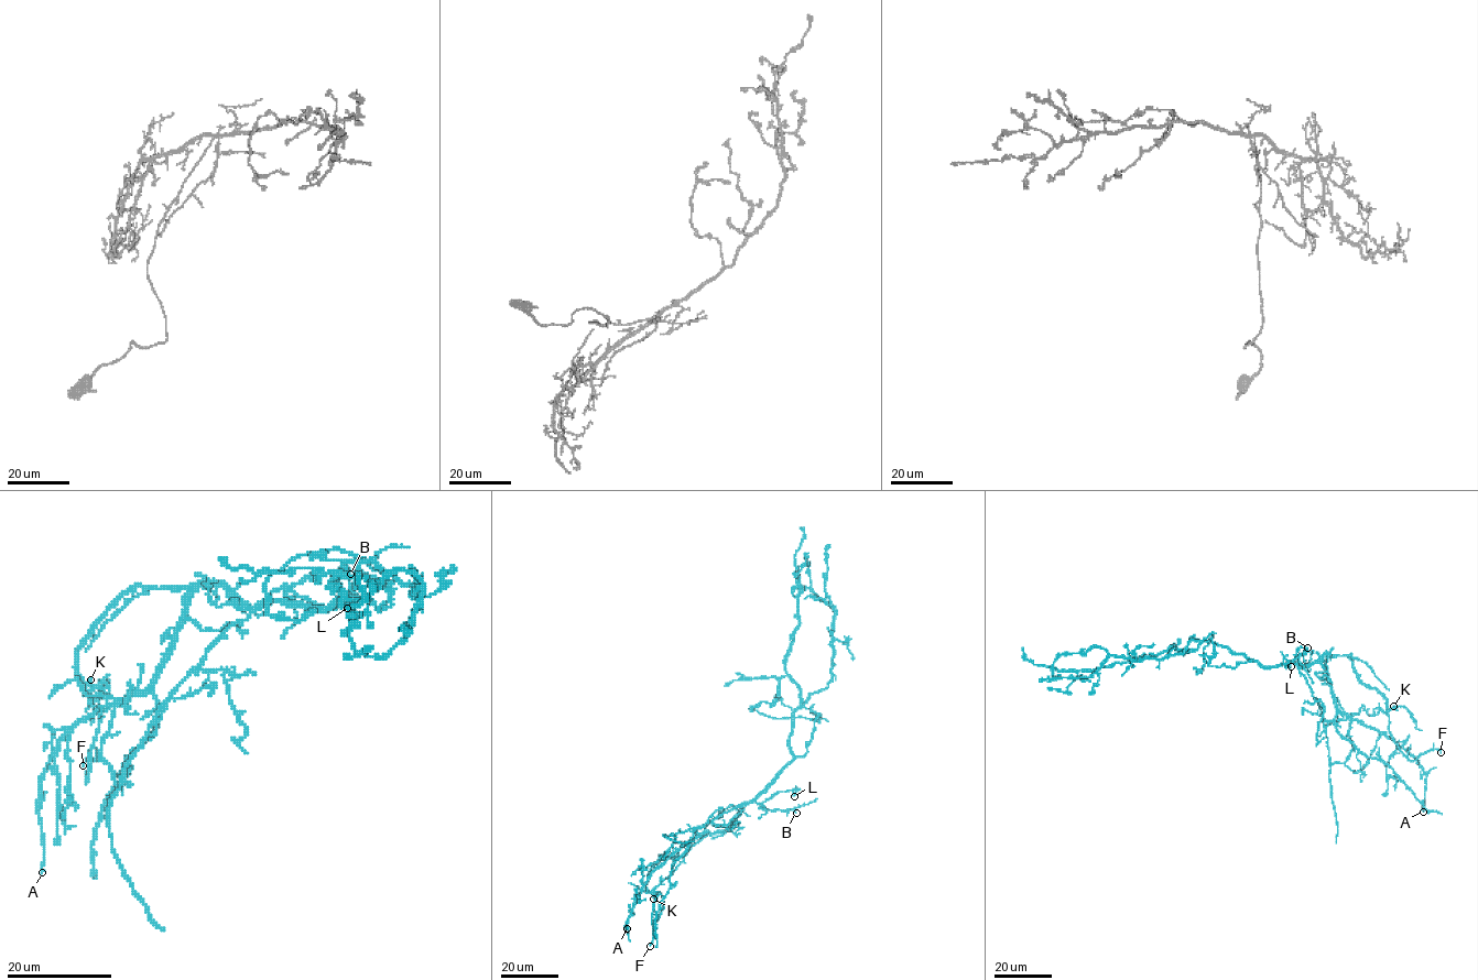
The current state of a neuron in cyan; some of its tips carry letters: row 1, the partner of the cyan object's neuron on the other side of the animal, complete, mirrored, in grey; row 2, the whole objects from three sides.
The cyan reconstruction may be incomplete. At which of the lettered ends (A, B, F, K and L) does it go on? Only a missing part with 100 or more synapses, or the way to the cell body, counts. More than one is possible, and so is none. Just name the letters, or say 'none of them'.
none of them

